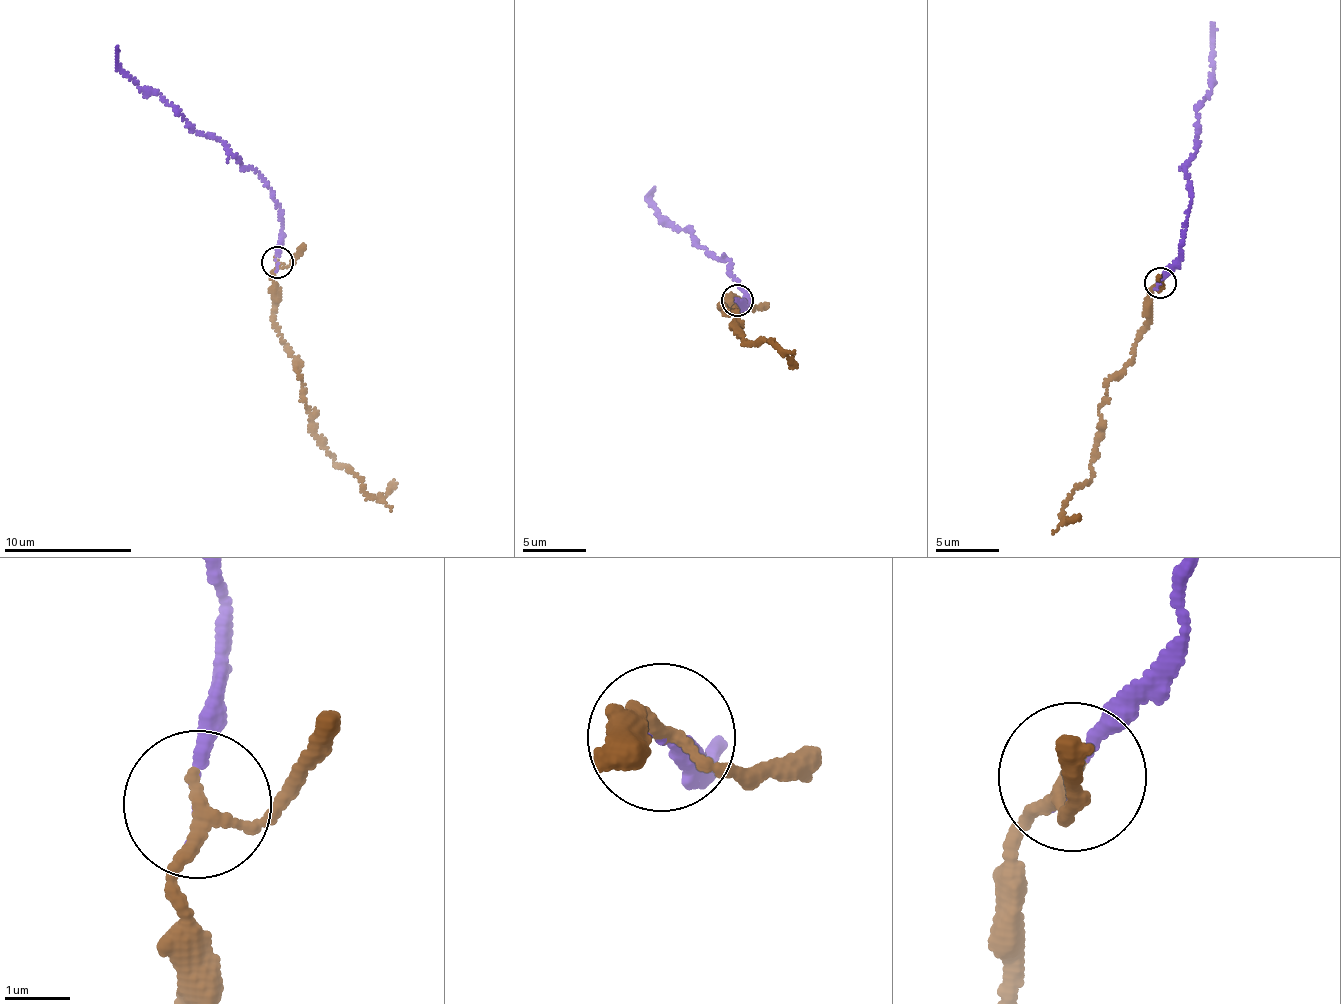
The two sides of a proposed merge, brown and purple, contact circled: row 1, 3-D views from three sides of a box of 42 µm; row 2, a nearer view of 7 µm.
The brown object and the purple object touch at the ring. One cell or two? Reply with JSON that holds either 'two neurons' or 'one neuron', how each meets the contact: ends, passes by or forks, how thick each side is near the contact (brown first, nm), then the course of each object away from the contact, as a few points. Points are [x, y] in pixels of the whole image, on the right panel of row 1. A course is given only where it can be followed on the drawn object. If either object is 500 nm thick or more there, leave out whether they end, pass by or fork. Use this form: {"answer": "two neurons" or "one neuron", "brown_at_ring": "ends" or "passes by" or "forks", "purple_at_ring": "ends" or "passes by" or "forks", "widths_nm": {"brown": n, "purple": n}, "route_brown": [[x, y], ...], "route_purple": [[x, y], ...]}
{"answer": "one neuron", "brown_at_ring": "passes by", "purple_at_ring": "ends", "widths_nm": {"brown": 180, "purple": 120}, "route_brown": [[1160, 284], [1098, 409], [1090, 480], [1062, 509], [1079, 515]], "route_purple": [[1160, 284], [1179, 256], [1192, 196], [1185, 165], [1197, 151], [1197, 109], [1216, 82], [1211, 22]]}

